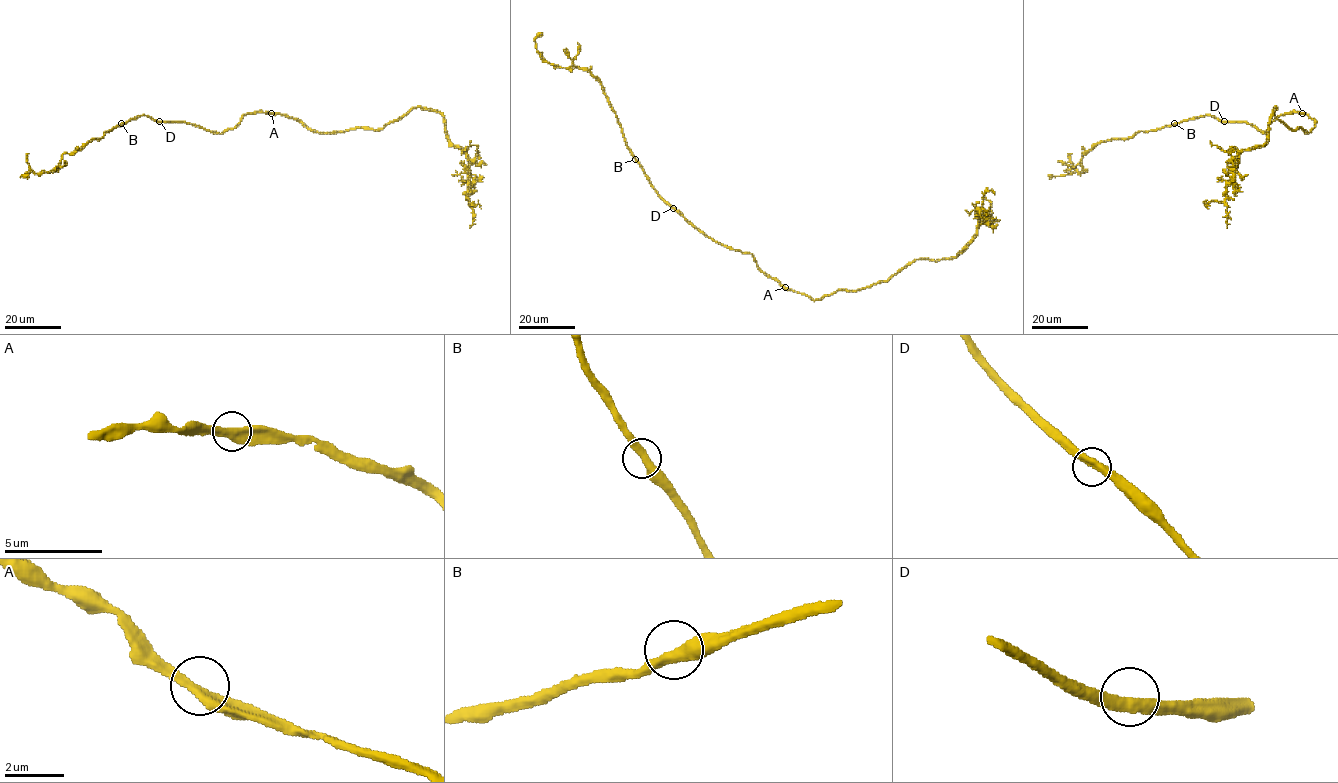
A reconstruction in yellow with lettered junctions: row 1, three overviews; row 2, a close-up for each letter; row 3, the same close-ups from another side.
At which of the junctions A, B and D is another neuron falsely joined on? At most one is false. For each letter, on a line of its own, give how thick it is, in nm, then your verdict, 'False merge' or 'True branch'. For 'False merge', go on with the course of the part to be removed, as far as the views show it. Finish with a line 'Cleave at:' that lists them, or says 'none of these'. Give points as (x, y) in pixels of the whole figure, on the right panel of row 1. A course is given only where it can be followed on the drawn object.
A: Thickness 400 nm. True branch
B: Thickness 400 nm. True branch
D: Thickness 400 nm. True branch
Cleave at: none of these

